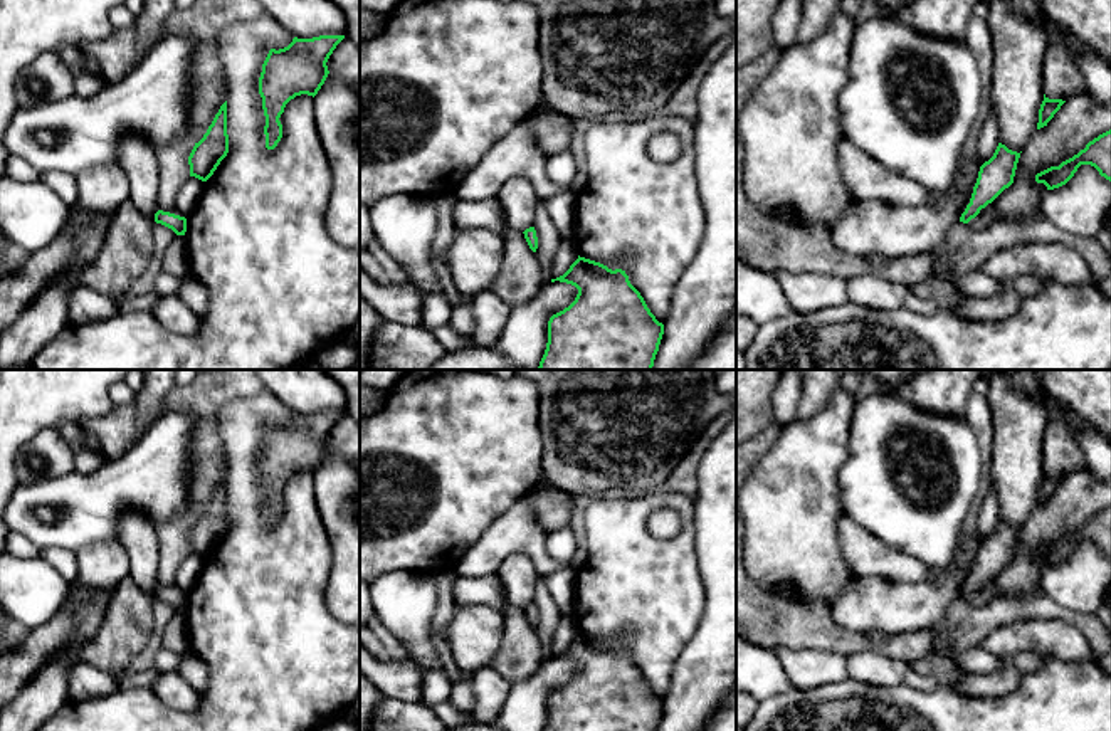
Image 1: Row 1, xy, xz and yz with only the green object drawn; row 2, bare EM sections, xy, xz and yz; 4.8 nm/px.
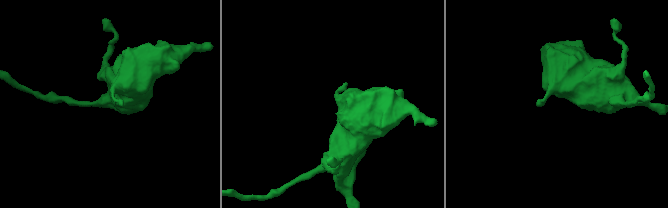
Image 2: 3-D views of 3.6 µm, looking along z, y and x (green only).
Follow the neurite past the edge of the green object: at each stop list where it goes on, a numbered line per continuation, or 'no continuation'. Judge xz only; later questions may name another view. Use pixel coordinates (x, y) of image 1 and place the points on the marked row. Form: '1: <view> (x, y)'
no continuation

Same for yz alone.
no continuation

